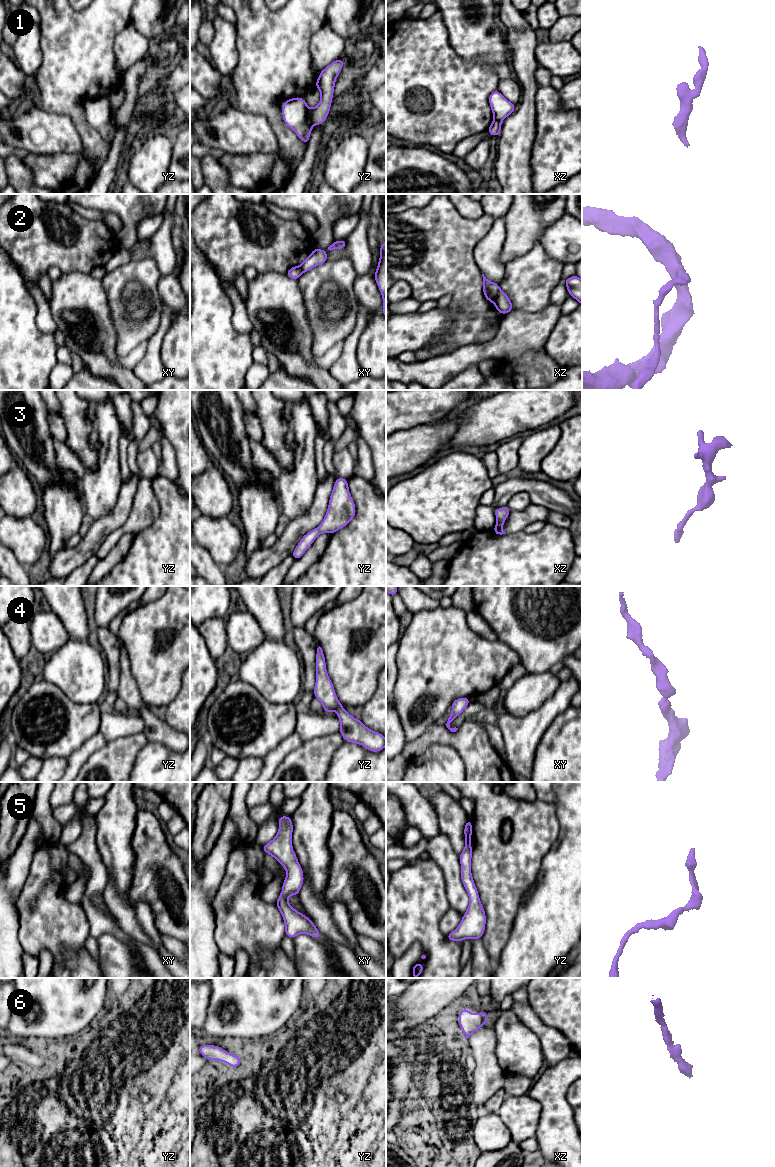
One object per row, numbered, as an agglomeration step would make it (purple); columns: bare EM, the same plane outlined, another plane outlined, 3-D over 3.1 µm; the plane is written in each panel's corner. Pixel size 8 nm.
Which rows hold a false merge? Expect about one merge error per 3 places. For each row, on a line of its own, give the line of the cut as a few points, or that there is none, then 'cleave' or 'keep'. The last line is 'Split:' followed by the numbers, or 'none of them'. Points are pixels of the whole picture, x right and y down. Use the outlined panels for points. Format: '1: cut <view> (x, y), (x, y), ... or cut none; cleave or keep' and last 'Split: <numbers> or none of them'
1: cut yz (311, 109), (311, 117), (314, 124); cleave
2: cut xz (500, 290), (493, 302); cleave
3: cut none; keep
4: cut none; keep
5: cut none; keep
6: cut none; keep
Split: 1, 2

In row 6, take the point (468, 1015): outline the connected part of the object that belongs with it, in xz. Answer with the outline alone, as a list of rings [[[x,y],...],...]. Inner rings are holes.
[[[466,1008],[459,1011],[458,1025],[465,1034],[466,1040],[488,1021],[488,1013],[486,1012],[478,1012],[473,1015]]]

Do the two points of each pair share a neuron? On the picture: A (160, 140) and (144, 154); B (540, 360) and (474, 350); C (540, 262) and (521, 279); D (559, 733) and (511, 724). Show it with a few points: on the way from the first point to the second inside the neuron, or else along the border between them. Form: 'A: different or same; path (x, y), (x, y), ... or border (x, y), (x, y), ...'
A: same; path (156, 144), (148, 152)
B: different; border (543, 348), (537, 351), (525, 352), (511, 363)
C: same; path (535, 267), (526, 276)
D: different; border (561, 713), (546, 730), (535, 752)

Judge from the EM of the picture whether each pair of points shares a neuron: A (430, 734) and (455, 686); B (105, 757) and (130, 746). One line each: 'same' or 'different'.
A: different
B: same

